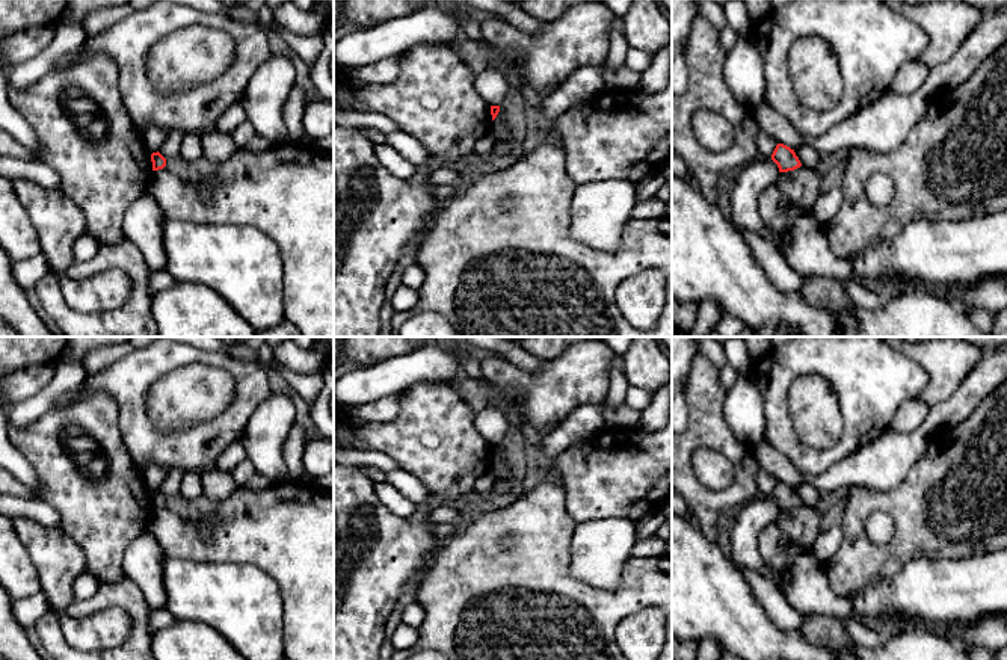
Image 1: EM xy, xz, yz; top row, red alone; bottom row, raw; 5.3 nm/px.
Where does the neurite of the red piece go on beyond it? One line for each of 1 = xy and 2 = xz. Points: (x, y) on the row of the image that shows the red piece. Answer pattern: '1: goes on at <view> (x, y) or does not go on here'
1: does not go on here
2: does not go on here

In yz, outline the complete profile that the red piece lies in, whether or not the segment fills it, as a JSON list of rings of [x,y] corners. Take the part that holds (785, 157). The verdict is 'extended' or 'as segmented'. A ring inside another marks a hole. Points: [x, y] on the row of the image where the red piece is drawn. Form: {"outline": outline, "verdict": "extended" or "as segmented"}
{"outline": [[[778,143],[773,154],[771,160],[778,165],[779,172],[788,172],[794,171],[802,166],[799,157],[796,156],[794,150],[784,143]]], "verdict": "as segmented"}

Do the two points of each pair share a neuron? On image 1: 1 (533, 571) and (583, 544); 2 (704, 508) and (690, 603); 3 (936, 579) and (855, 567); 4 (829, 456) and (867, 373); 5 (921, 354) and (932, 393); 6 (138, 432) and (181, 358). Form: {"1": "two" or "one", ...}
{"1": "two", "2": "two", "3": "two", "4": "one", "5": "one", "6": "one"}

